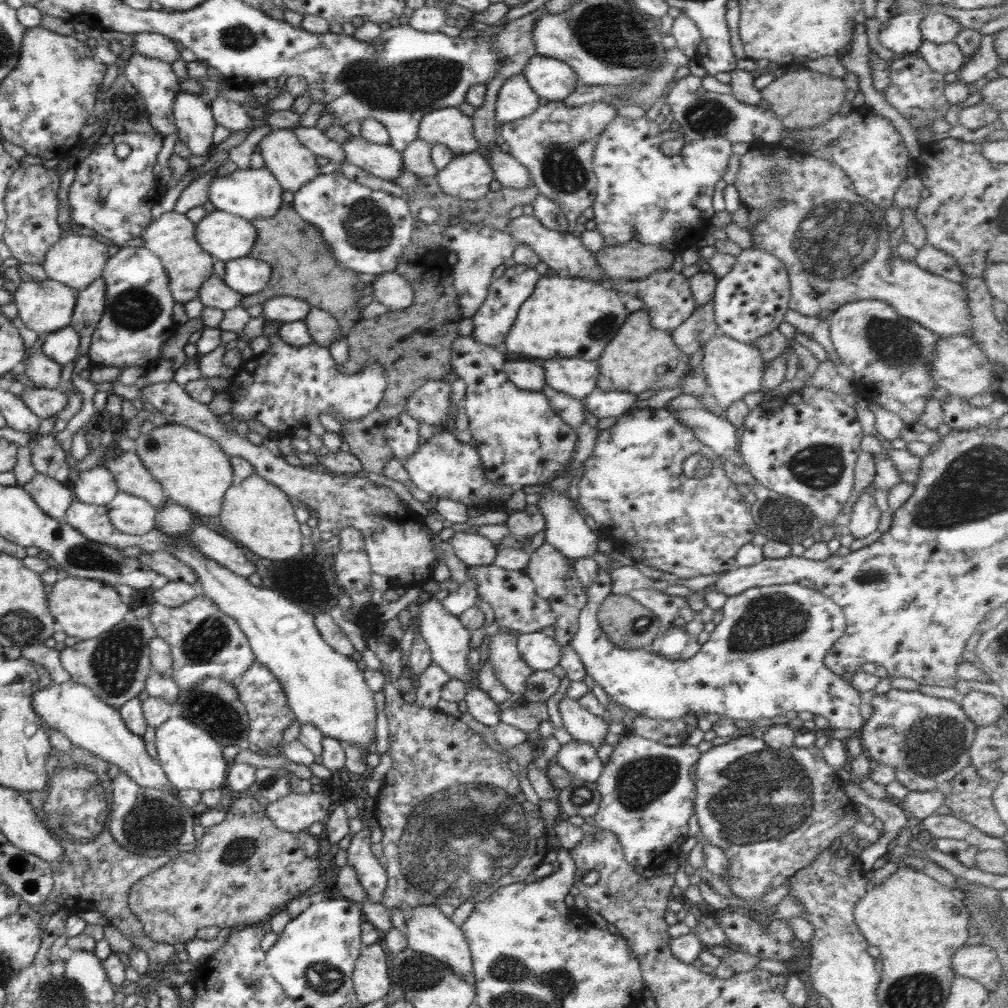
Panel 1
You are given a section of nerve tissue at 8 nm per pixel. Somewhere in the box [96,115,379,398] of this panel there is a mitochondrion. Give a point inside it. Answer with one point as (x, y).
(134, 308)

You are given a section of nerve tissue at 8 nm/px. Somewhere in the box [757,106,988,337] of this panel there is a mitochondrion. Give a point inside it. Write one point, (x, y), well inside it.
(833, 239)

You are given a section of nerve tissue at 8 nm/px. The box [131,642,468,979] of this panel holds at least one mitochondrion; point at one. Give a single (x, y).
(209, 708)

